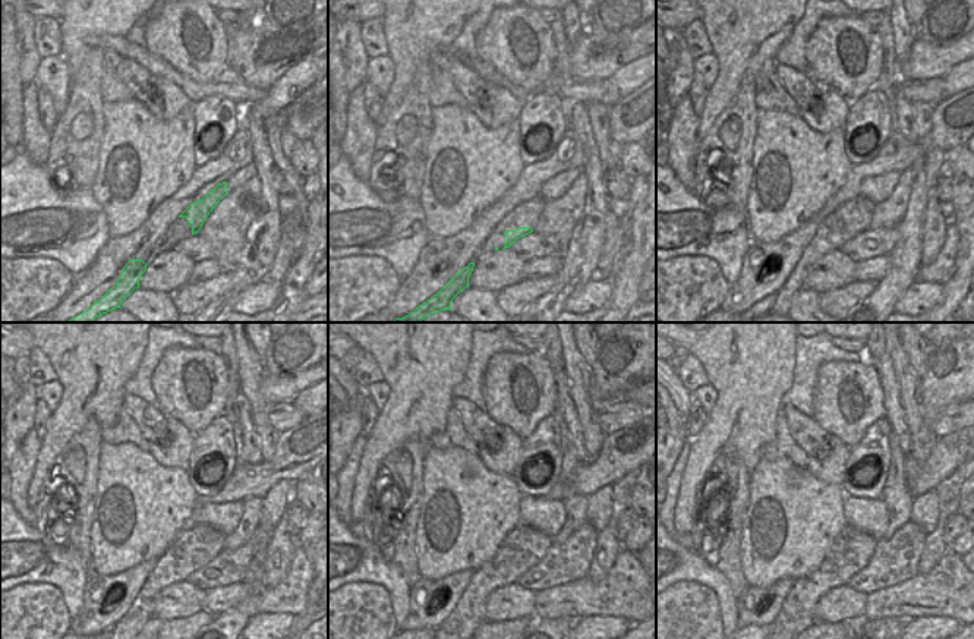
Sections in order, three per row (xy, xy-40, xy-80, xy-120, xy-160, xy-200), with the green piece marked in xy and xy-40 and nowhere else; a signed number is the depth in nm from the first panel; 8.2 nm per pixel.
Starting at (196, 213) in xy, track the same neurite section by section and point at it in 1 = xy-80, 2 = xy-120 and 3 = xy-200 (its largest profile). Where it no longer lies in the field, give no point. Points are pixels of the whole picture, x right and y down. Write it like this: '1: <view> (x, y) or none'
1: xy-80 (848, 233)
2: xy-120 (188, 566)
3: xy-200 (848, 566)

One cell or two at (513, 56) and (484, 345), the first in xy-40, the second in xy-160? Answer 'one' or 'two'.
two

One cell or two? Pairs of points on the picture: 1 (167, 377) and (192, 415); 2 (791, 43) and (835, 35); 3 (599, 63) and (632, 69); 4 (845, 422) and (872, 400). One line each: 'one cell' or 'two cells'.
1: one cell
2: two cells
3: two cells
4: one cell

